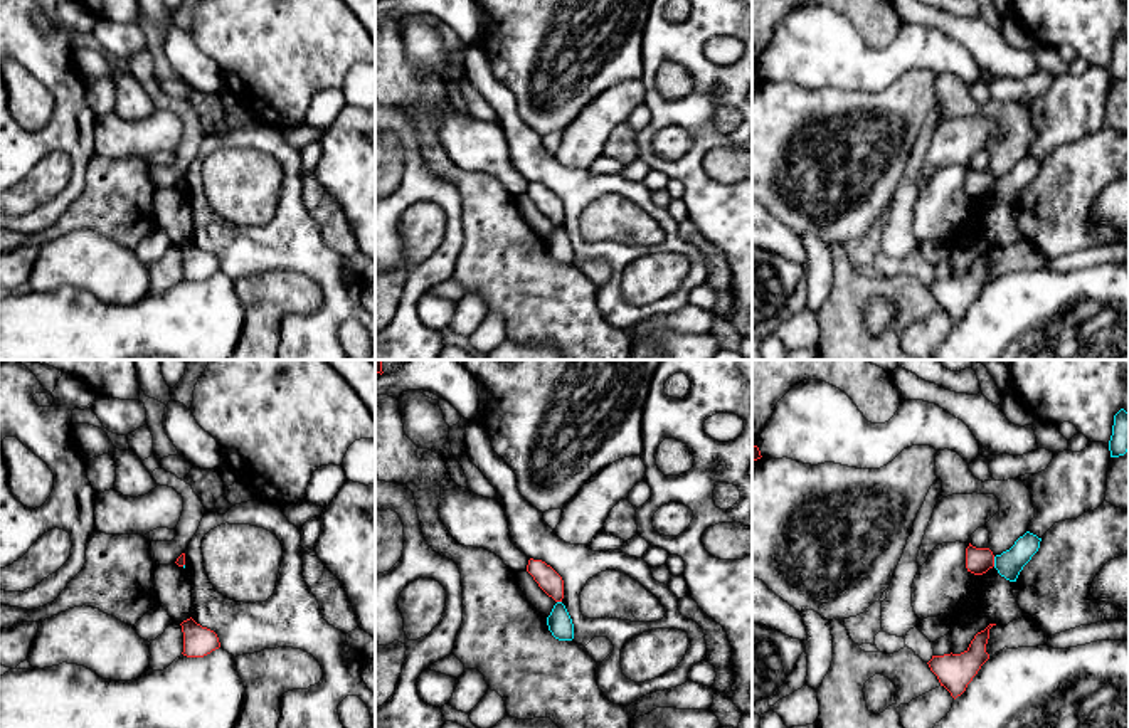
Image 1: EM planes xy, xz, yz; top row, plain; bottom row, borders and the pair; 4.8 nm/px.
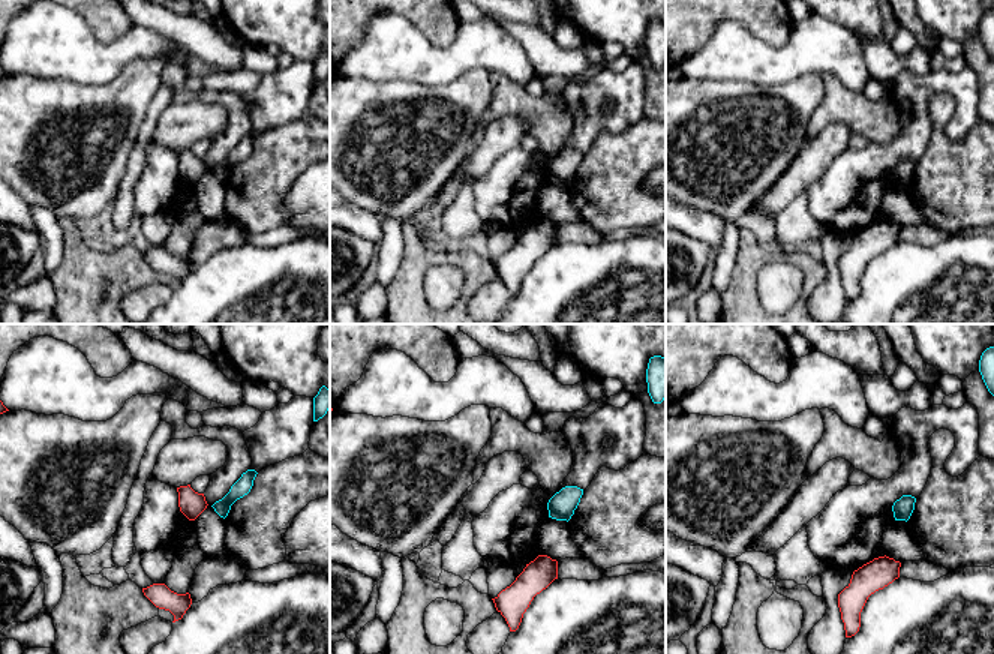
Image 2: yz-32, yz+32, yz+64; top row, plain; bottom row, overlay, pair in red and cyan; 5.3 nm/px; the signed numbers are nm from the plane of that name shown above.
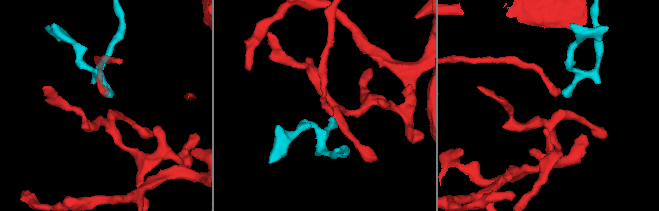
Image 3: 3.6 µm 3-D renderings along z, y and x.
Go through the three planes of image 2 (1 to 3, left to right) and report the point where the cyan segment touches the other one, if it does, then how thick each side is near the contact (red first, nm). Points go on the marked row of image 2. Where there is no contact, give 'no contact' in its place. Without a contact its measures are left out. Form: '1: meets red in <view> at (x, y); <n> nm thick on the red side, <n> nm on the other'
1: no contact
2: no contact
3: no contact

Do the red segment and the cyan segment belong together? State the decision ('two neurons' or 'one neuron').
two neurons

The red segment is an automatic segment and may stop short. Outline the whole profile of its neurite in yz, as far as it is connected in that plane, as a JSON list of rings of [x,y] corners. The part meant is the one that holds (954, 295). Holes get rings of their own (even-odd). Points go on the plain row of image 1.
[[[989,247],[984,254],[978,256],[964,276],[932,279],[927,286],[941,309],[944,309],[954,323],[966,314],[981,289],[989,282],[986,267],[993,249],[996,247]]]

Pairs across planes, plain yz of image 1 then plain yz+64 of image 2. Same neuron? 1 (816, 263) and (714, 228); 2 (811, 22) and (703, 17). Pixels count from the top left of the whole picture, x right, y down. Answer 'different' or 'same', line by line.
1: different
2: different

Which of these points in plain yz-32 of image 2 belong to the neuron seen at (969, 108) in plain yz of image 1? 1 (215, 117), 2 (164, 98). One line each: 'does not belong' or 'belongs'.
1: does not belong
2: does not belong

